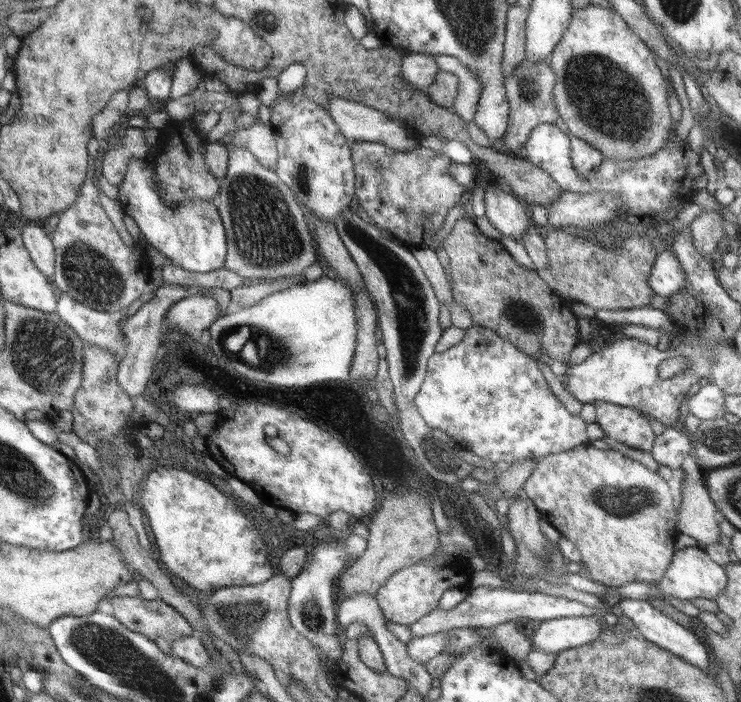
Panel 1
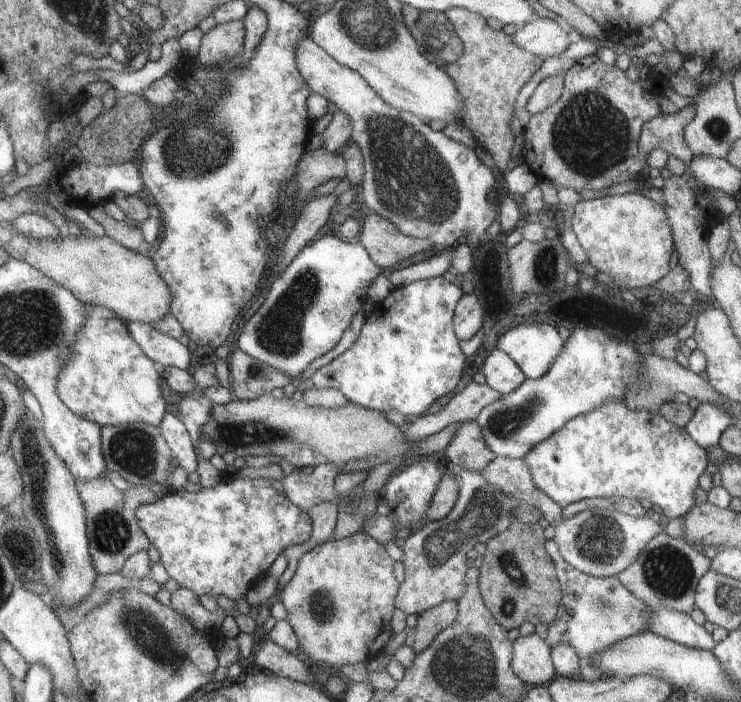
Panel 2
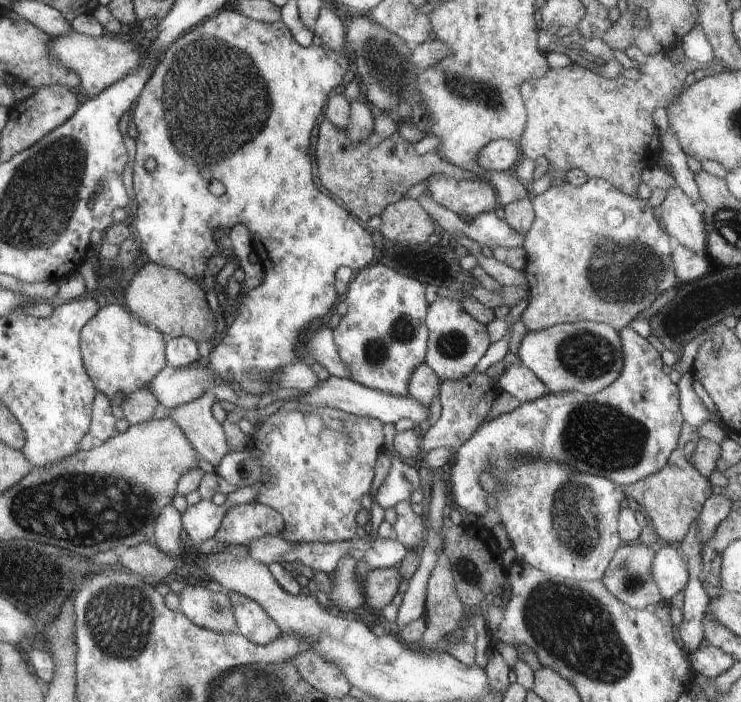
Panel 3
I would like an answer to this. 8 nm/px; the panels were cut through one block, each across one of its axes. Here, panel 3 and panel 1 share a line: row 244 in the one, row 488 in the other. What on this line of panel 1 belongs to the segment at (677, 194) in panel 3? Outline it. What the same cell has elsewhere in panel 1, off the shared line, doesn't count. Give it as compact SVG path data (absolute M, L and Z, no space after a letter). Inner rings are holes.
M693 454L685 458L683 465L675 471L674 483L680 482L680 503L678 528L681 534L688 534L697 540L697 546L705 549L710 544L716 544L720 540L720 527L714 517L717 510L715 502L710 498L706 483L704 469L700 468Z

